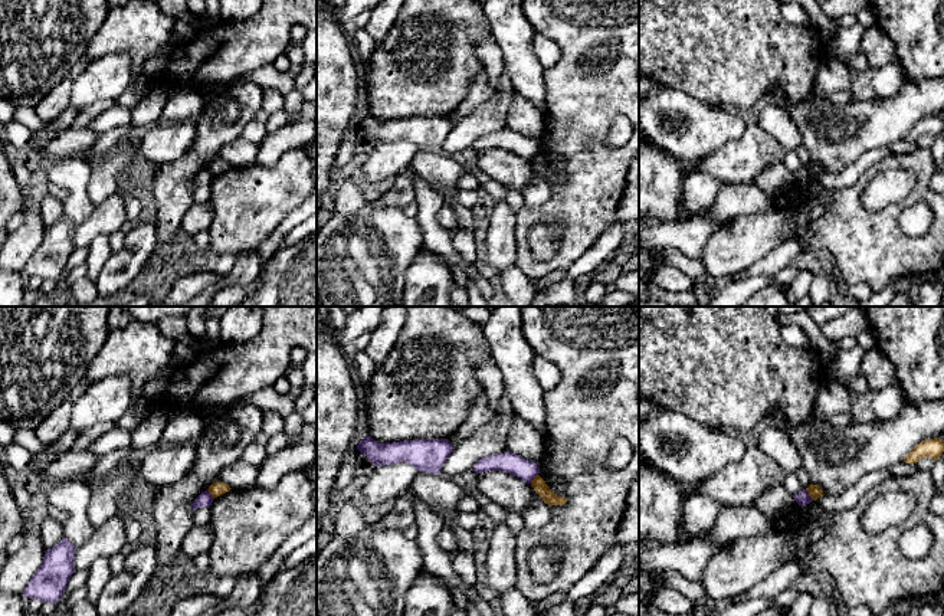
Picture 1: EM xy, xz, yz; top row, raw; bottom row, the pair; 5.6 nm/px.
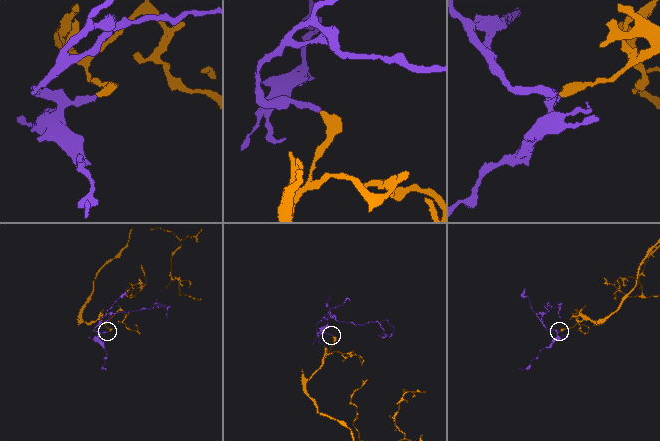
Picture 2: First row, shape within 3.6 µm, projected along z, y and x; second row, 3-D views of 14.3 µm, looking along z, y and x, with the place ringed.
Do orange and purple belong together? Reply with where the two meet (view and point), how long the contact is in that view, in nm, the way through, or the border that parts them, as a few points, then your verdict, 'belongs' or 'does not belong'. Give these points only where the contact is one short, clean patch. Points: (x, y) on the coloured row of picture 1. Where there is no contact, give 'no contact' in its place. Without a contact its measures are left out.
meets orange in yz at (810, 495); contact 90 nm long; border along yz (805, 490), (815, 500); does not belong

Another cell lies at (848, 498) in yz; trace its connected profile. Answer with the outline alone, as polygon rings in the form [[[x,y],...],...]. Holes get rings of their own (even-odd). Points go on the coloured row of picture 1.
[[[888,469],[872,471],[862,476],[852,488],[840,494],[823,495],[816,499],[816,507],[820,511],[846,511],[852,508],[859,498],[873,486],[889,478]]]

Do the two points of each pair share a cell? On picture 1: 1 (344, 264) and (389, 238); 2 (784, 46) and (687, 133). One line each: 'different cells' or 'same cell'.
1: same cell
2: different cells

